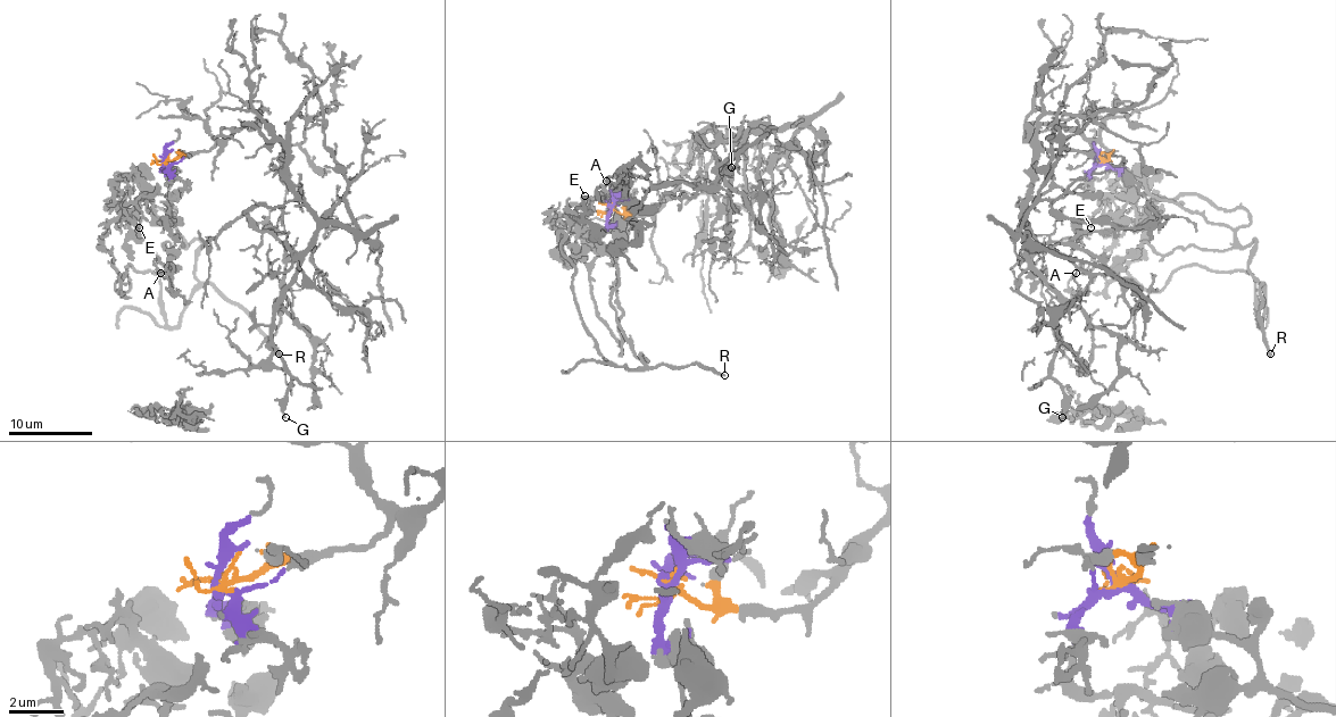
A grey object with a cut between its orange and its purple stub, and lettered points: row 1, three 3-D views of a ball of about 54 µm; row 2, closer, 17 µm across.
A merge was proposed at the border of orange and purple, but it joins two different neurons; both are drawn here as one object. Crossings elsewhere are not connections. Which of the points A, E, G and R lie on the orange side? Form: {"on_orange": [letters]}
{"on_orange": ["G"]}

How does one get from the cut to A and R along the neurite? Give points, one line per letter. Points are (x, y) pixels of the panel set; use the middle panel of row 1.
A: (610, 207), (617, 331), (629, 339), (610, 297), (617, 284), (610, 240), (617, 180), (614, 173), (605, 182)
R: (610, 207), (616, 244), (612, 257), (616, 303), (622, 314), (617, 333), (647, 366), (698, 364), (725, 375)

